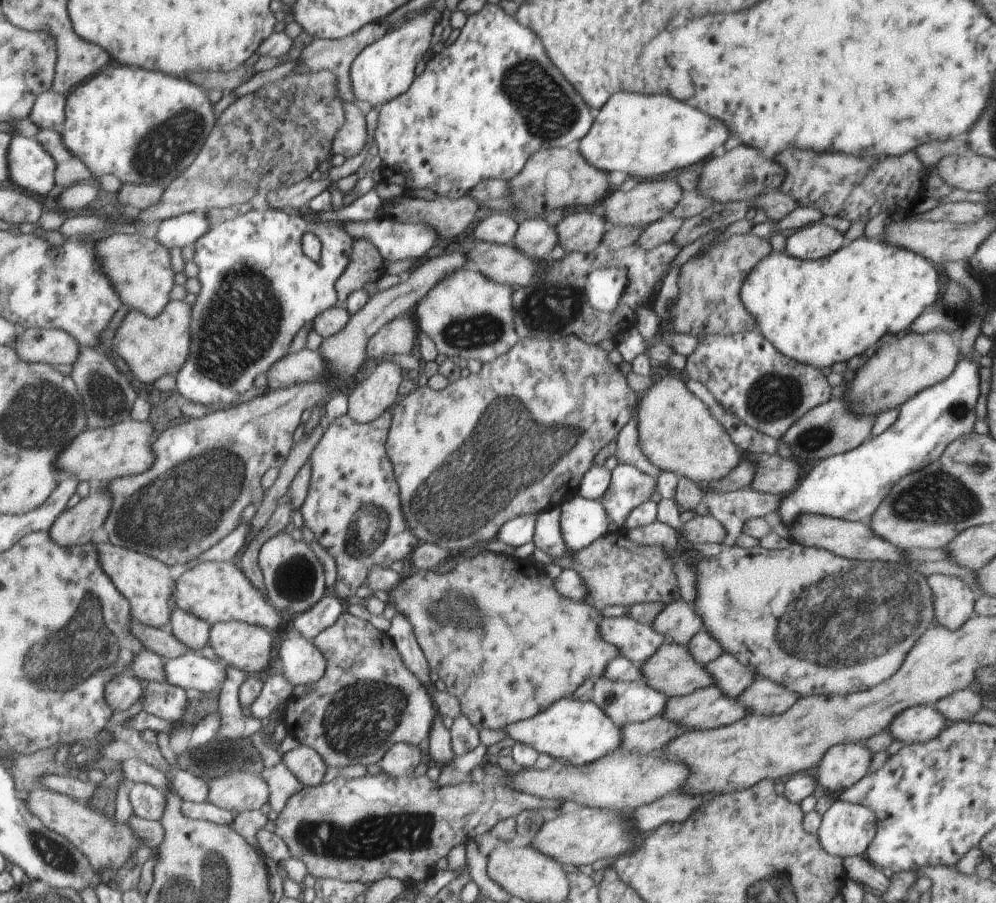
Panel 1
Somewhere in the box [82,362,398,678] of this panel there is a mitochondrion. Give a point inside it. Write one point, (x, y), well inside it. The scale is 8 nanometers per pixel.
(181, 505)

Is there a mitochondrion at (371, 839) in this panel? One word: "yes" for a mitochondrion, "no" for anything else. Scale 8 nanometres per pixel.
yes

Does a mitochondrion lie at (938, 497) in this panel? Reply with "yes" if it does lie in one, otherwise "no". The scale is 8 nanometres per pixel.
yes

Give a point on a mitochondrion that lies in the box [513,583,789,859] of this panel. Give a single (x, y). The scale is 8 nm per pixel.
(611, 695)

